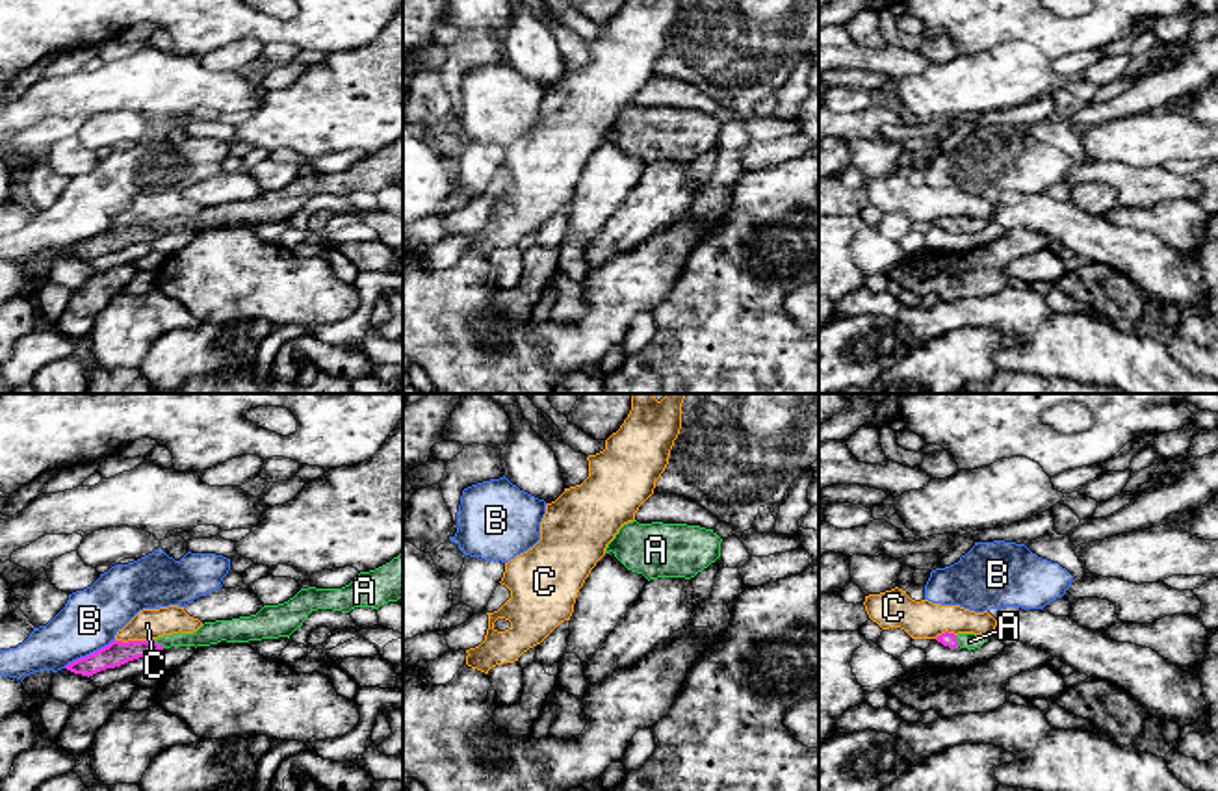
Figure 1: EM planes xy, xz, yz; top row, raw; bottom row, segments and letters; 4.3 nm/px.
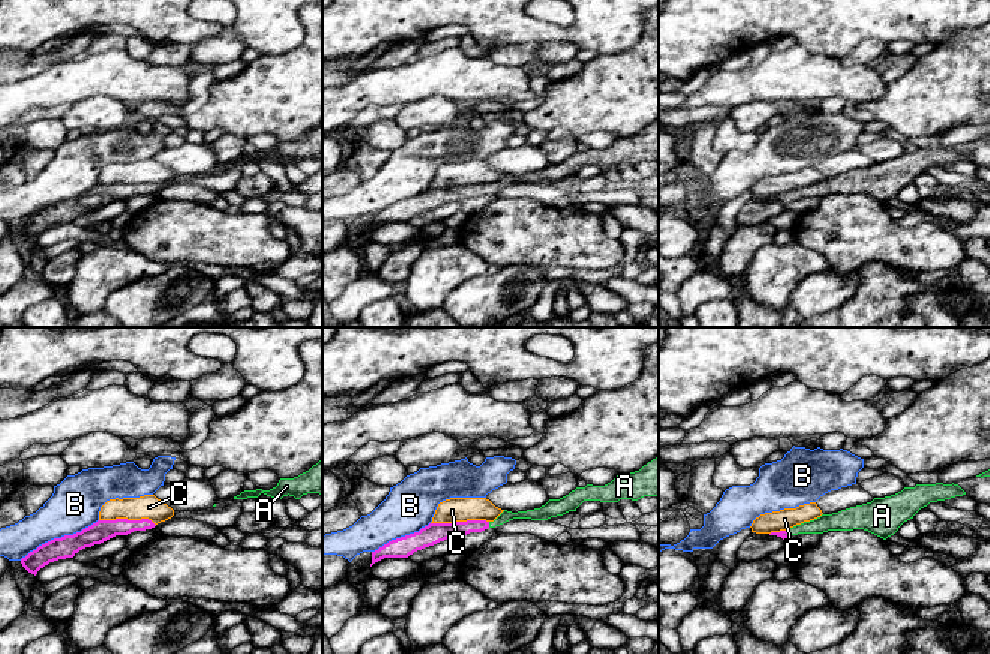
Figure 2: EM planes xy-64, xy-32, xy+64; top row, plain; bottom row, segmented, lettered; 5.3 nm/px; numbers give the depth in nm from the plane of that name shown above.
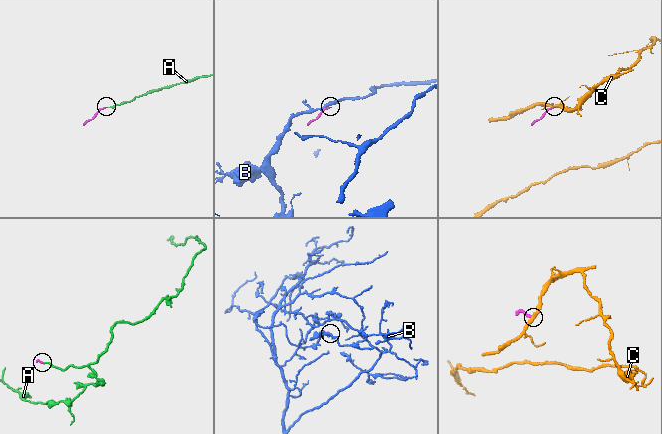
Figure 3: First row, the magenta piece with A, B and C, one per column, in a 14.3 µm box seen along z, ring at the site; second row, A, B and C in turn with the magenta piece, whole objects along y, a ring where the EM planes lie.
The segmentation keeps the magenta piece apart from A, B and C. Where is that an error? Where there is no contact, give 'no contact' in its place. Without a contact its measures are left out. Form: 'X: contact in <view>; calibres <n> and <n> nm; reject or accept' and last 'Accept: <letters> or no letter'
A: contact in xy; calibres 110 and 100 nm; accept
B: contact in xy; calibres 110 and 260 nm; reject
C: contact in xy; calibres 110 and 140 nm; reject
Accept: A

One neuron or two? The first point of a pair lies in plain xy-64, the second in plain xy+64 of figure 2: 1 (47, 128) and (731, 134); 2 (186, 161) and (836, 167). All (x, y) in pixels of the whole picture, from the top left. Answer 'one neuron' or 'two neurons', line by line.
1: one neuron
2: one neuron

